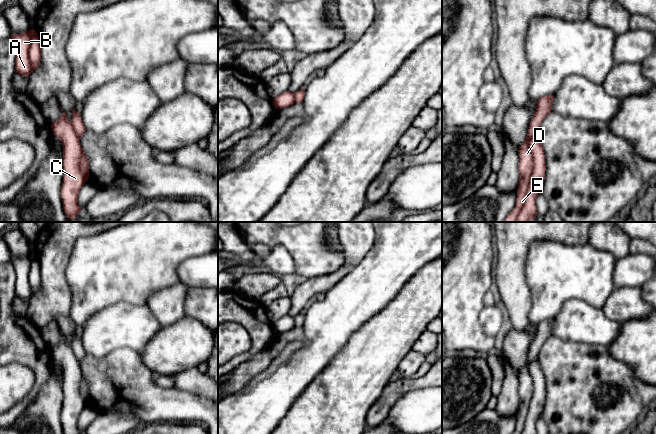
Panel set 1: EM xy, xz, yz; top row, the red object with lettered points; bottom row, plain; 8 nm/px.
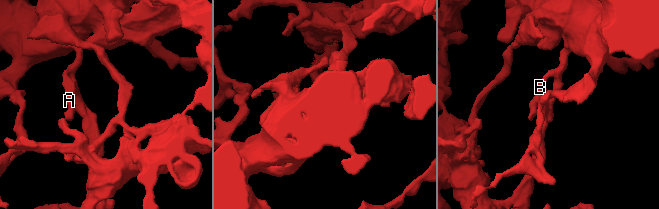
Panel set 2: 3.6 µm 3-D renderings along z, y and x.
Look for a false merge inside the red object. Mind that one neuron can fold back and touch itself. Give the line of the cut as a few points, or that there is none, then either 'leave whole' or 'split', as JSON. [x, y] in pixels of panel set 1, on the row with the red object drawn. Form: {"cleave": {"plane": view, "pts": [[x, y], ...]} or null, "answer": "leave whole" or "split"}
{"cleave": {"plane": "xy", "pts": [[33, 30], [29, 46], [31, 71]]}, "answer": "split"}

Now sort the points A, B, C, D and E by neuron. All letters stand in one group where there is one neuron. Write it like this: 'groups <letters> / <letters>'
groups A B / C D E

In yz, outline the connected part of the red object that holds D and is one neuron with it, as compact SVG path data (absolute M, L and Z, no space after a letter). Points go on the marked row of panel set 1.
M535 112L527 138L518 149L520 175L515 208L503 222L531 222L537 215L536 198L542 193L545 180L545 154L539 139L543 121Z

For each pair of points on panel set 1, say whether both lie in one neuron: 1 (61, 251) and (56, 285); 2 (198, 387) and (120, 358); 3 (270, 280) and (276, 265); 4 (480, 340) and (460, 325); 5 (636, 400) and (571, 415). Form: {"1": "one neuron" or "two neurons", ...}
{"1": "one neuron", "2": "two neurons", "3": "two neurons", "4": "one neuron", "5": "one neuron"}

